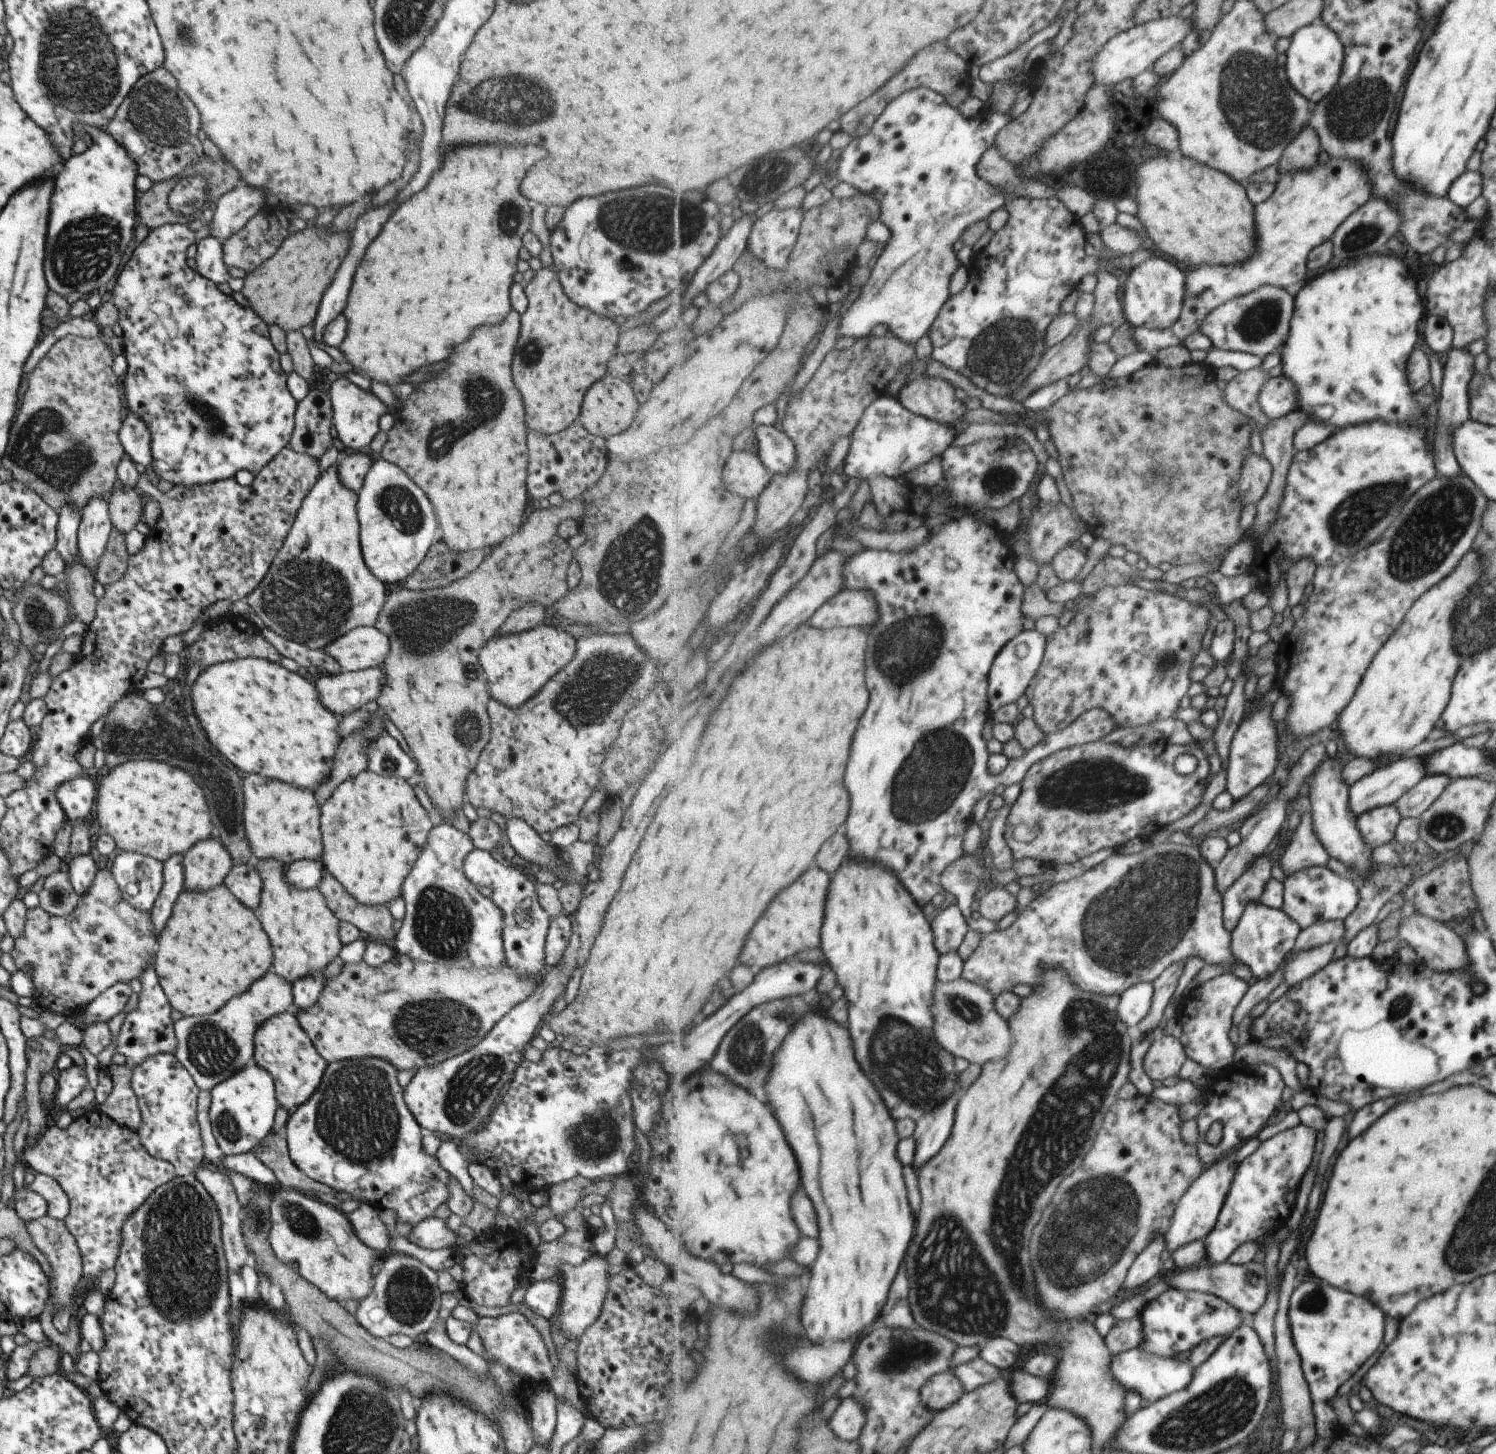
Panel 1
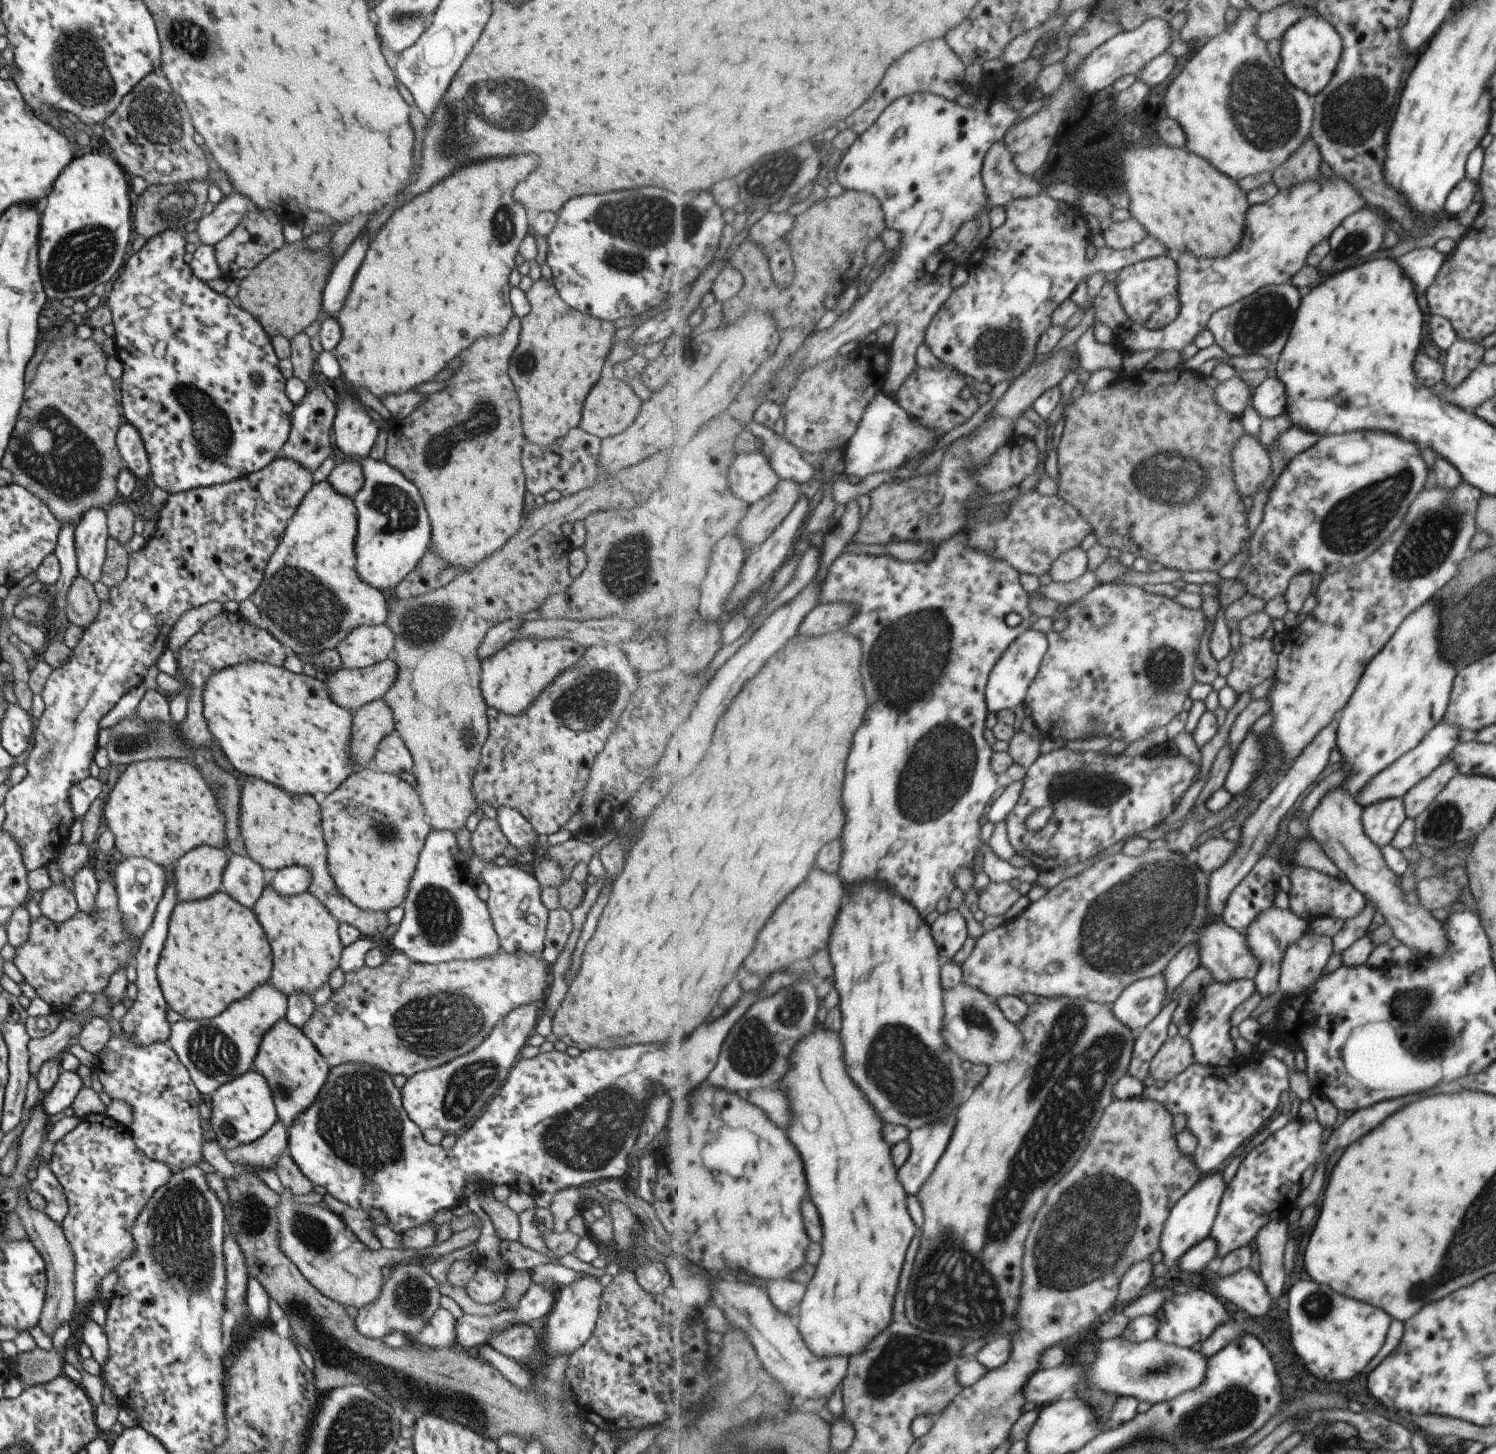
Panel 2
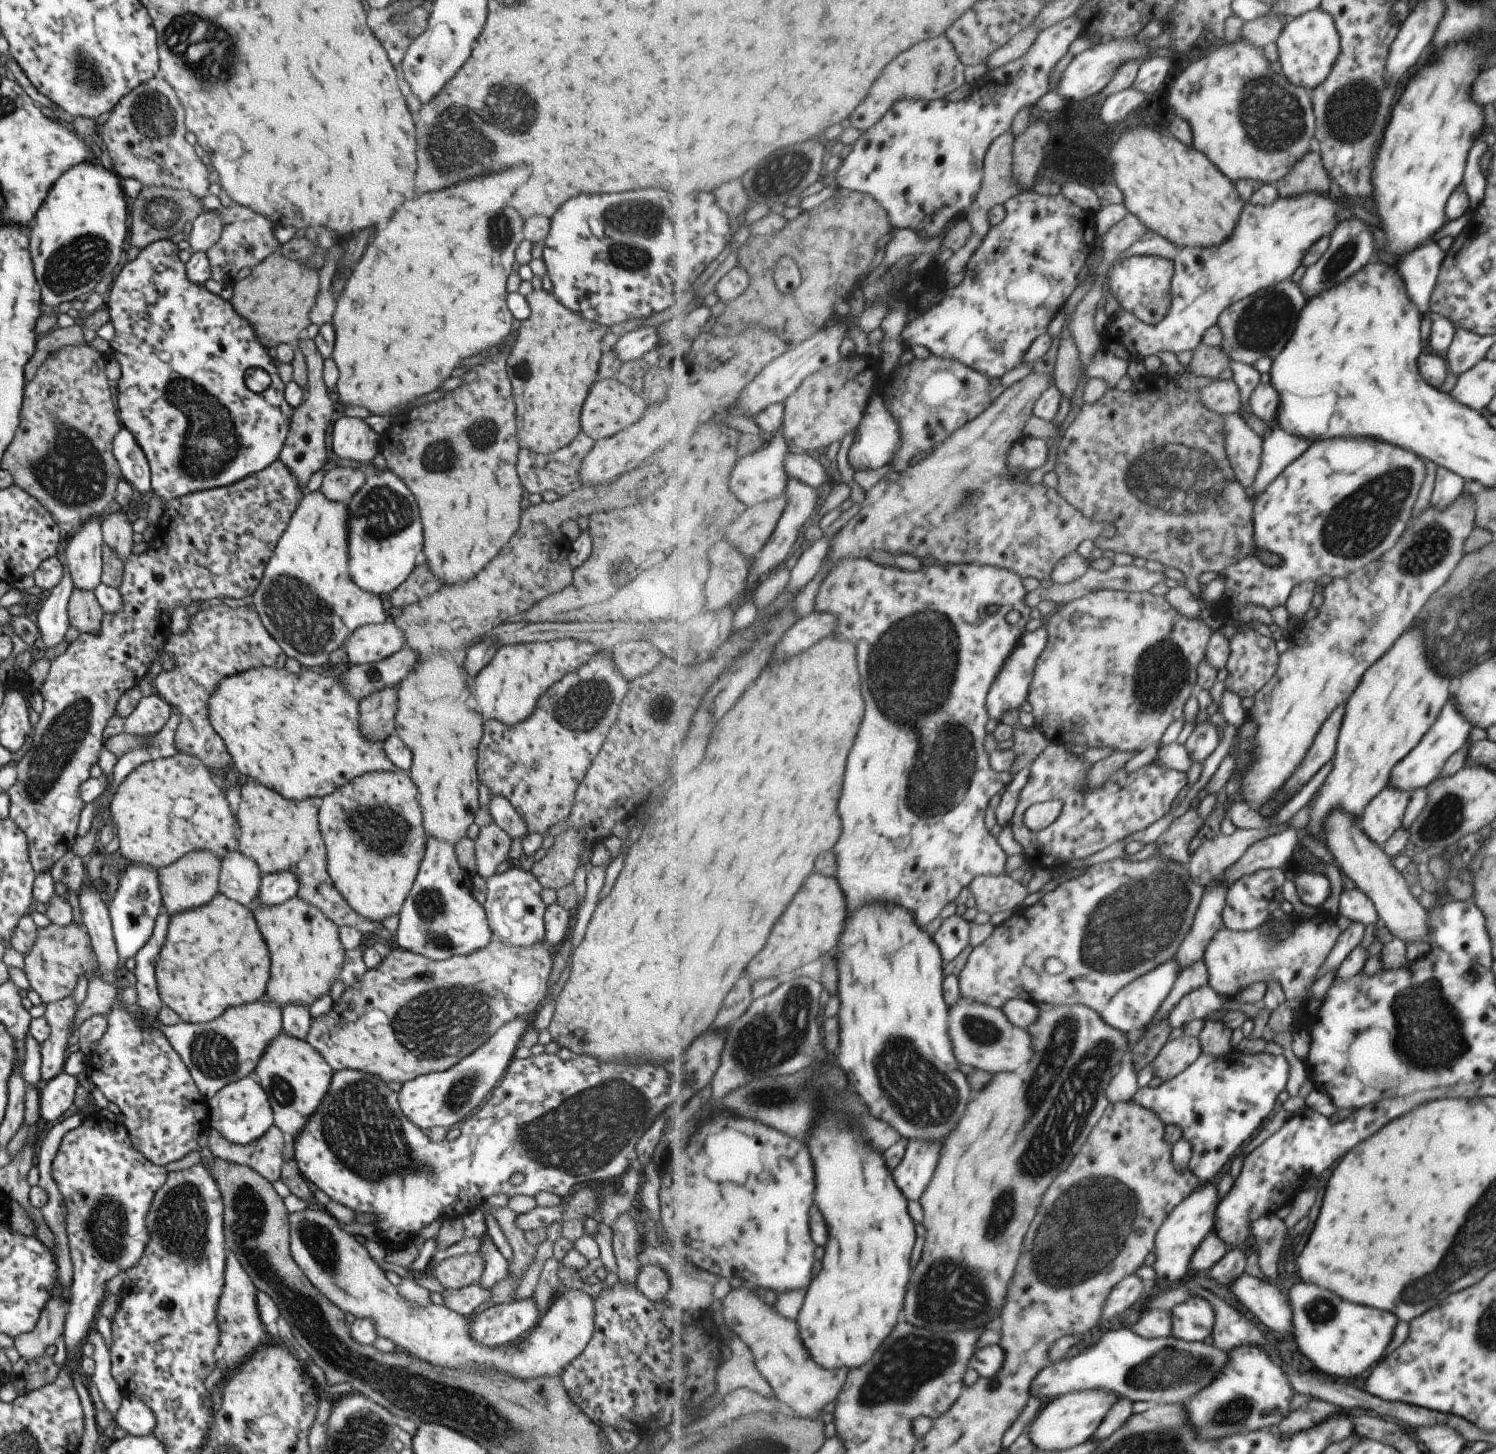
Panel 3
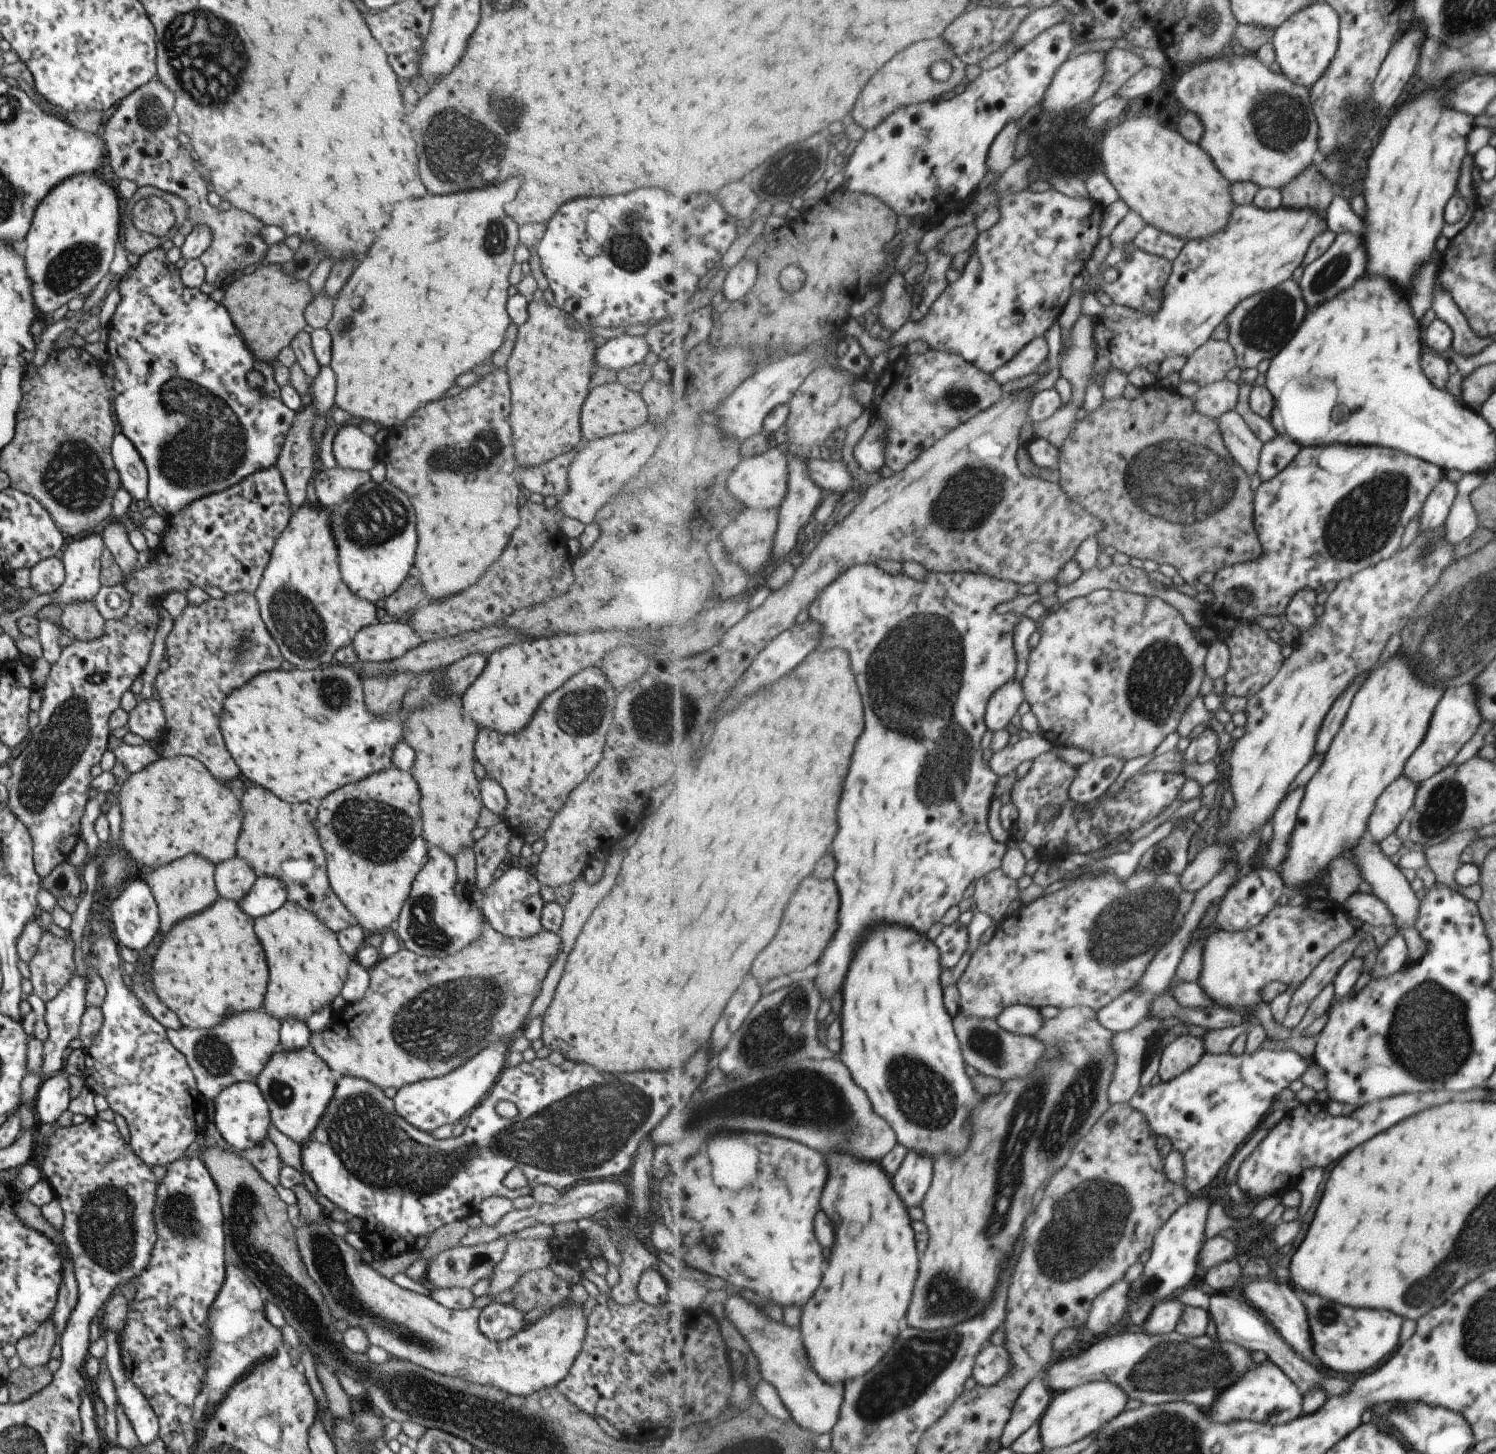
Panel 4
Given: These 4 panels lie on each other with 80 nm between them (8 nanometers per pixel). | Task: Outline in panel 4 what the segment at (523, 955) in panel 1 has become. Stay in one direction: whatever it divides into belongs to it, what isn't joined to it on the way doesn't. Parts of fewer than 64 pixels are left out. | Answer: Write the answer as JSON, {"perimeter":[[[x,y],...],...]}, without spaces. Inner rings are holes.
{"perimeter":[[[509,868],[493,880],[479,899],[481,915],[495,932],[507,938],[529,938],[541,930],[540,917],[543,900],[539,882],[525,870]]]}

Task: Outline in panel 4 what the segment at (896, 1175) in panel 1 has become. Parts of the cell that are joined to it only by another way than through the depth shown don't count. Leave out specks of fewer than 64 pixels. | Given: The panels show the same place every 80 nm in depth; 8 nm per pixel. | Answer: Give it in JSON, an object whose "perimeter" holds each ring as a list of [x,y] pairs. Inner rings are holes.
{"perimeter":[[[829,1152],[825,1158],[831,1174],[823,1190],[821,1208],[833,1220],[837,1240],[831,1250],[829,1270],[825,1272],[823,1284],[817,1288],[815,1298],[811,1298],[803,1308],[801,1332],[805,1346],[809,1346],[809,1358],[813,1358],[813,1366],[817,1366],[821,1378],[827,1382],[839,1382],[867,1374],[893,1348],[893,1340],[899,1336],[899,1324],[905,1318],[913,1298],[921,1260],[909,1210],[895,1192],[893,1182],[881,1164],[865,1162],[845,1152]]]}

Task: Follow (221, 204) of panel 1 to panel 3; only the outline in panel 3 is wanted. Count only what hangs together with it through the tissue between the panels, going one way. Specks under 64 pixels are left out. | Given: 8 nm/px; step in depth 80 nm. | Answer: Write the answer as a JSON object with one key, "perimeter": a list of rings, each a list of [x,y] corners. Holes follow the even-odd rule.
{"perimeter":[[[201,213],[191,223],[187,239],[191,253],[206,251],[219,240],[222,220],[215,213]]]}

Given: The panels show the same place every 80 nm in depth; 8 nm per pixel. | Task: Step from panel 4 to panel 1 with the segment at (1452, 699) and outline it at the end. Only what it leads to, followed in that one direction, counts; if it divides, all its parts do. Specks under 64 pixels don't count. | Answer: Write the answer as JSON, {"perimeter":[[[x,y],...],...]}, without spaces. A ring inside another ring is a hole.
{"perimeter":[[[1425,754],[1400,759],[1387,766],[1381,766],[1371,774],[1363,776],[1348,788],[1349,808],[1355,816],[1368,813],[1377,806],[1394,804],[1407,790],[1413,788],[1428,774],[1428,756]]]}

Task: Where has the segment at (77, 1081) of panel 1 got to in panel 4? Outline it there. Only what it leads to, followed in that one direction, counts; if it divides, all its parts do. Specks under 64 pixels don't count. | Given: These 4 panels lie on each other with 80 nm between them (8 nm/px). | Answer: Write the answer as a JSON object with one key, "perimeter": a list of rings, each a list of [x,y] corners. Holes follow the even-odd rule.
{"perimeter":[[[62,1071],[42,1077],[32,1105],[36,1123],[56,1122],[70,1100],[67,1076]]]}

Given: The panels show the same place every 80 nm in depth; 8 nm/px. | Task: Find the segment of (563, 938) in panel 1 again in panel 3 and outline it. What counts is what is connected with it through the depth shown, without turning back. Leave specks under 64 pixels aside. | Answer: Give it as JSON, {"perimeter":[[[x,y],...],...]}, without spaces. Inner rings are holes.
{"perimeter":[[[557,904],[547,906],[543,914],[543,928],[545,944],[553,954],[572,928],[572,913]]]}

